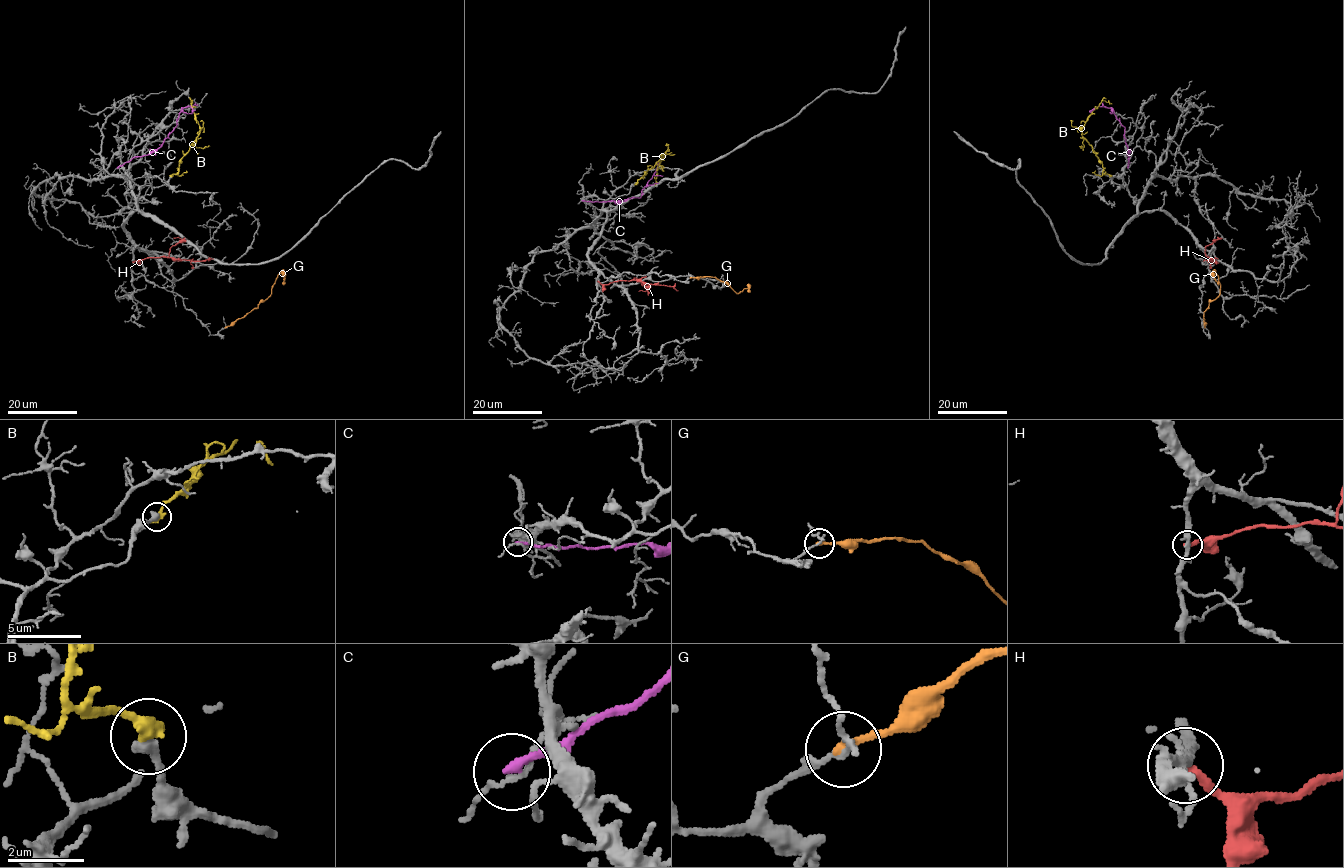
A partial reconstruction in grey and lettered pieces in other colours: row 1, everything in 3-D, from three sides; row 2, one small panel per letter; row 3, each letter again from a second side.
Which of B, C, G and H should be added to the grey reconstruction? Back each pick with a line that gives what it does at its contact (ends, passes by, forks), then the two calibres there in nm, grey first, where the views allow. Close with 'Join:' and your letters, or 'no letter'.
B: it ends; calibres 360 and 420 nm
Join: B

